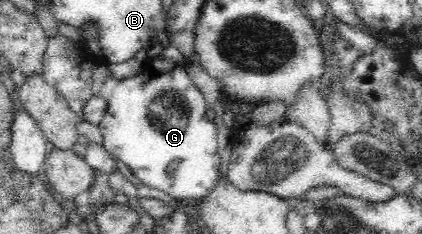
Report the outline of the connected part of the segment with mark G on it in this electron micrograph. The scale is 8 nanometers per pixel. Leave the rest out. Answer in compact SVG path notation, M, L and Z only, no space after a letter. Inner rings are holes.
M167 58L151 59L148 67L137 76L119 80L112 89L112 97L107 101L106 116L98 126L104 138L102 147L105 151L127 165L143 185L167 193L178 201L187 198L190 202L196 202L216 187L221 157L217 145L217 127L207 119L208 107L204 97L182 69L182 64ZM172 161L178 161L178 164L176 169L169 172L168 165Z

